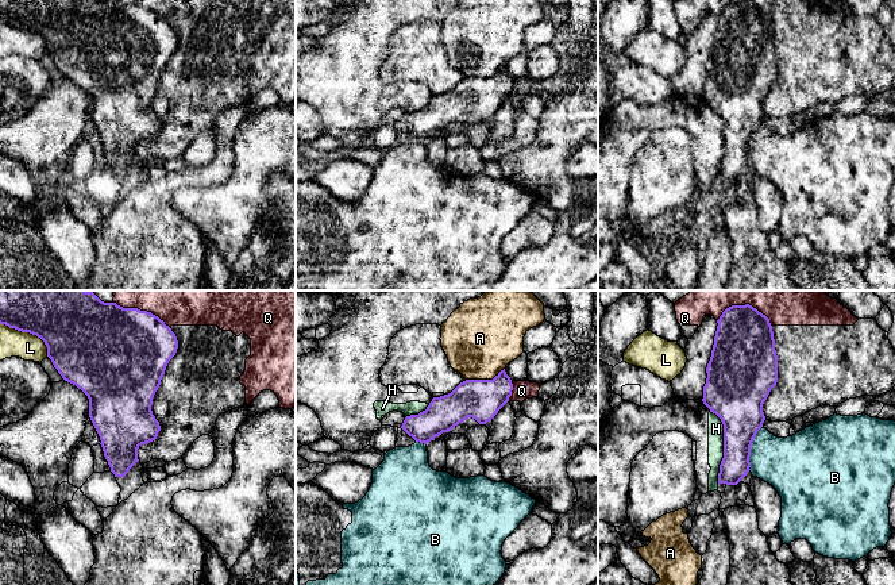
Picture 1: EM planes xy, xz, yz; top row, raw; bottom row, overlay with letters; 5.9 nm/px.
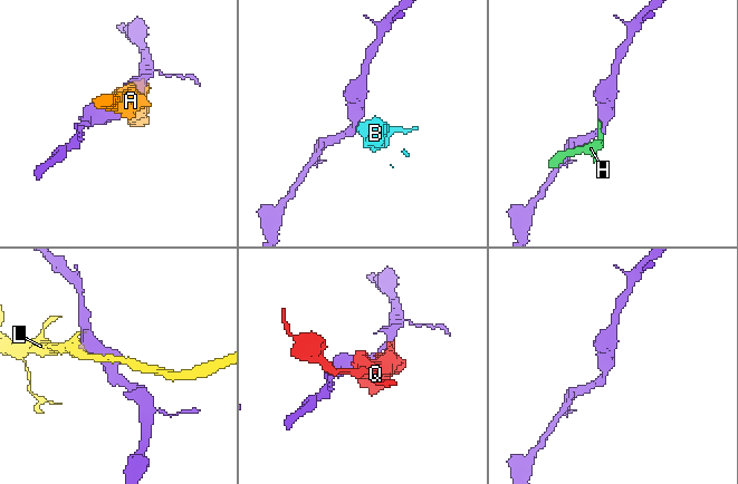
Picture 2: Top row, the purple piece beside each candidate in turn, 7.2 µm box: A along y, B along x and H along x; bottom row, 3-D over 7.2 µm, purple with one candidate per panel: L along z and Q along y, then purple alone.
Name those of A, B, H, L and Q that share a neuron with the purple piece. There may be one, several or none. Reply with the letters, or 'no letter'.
no letter

